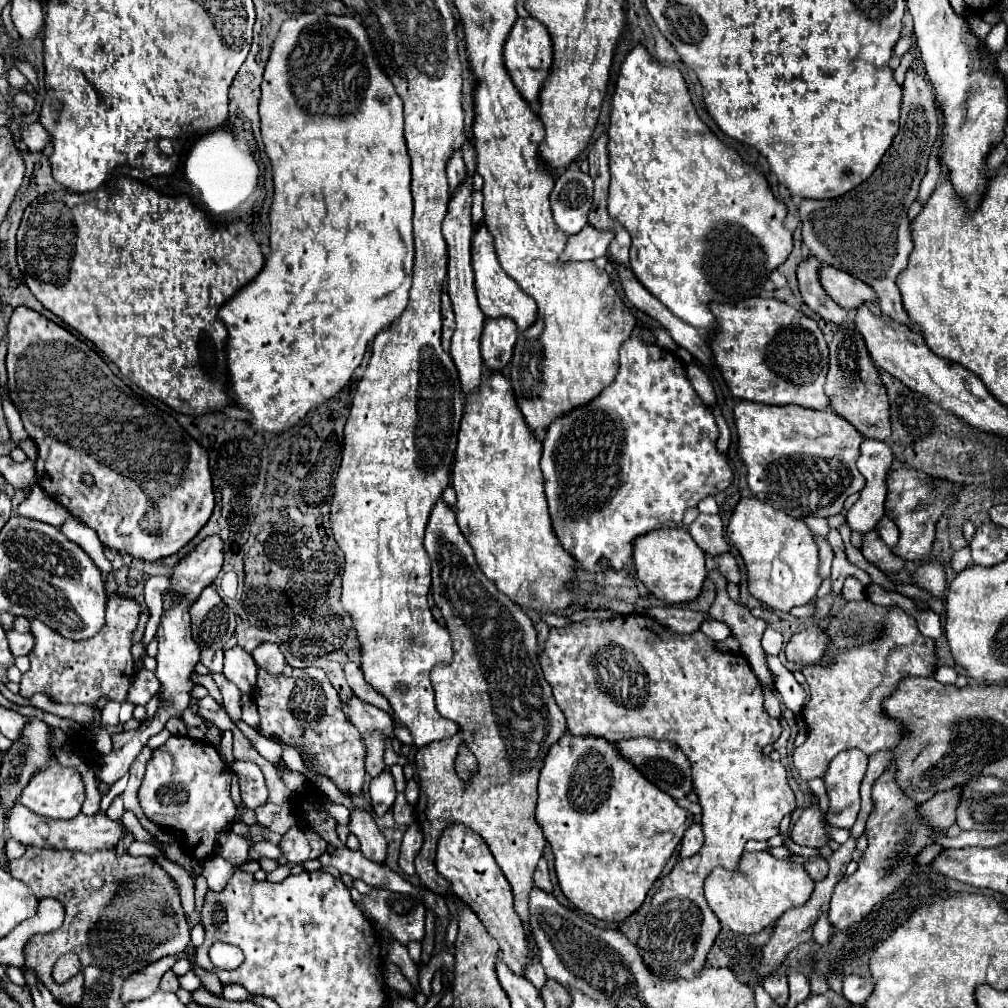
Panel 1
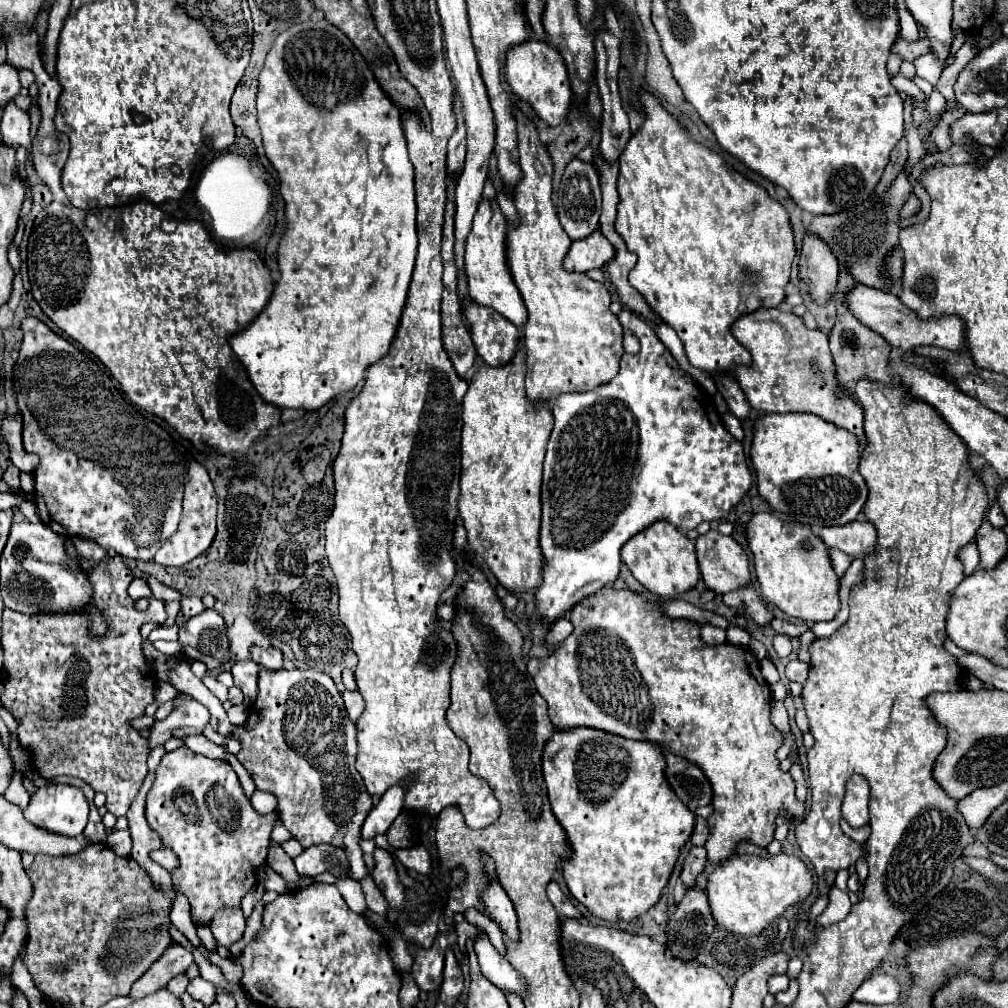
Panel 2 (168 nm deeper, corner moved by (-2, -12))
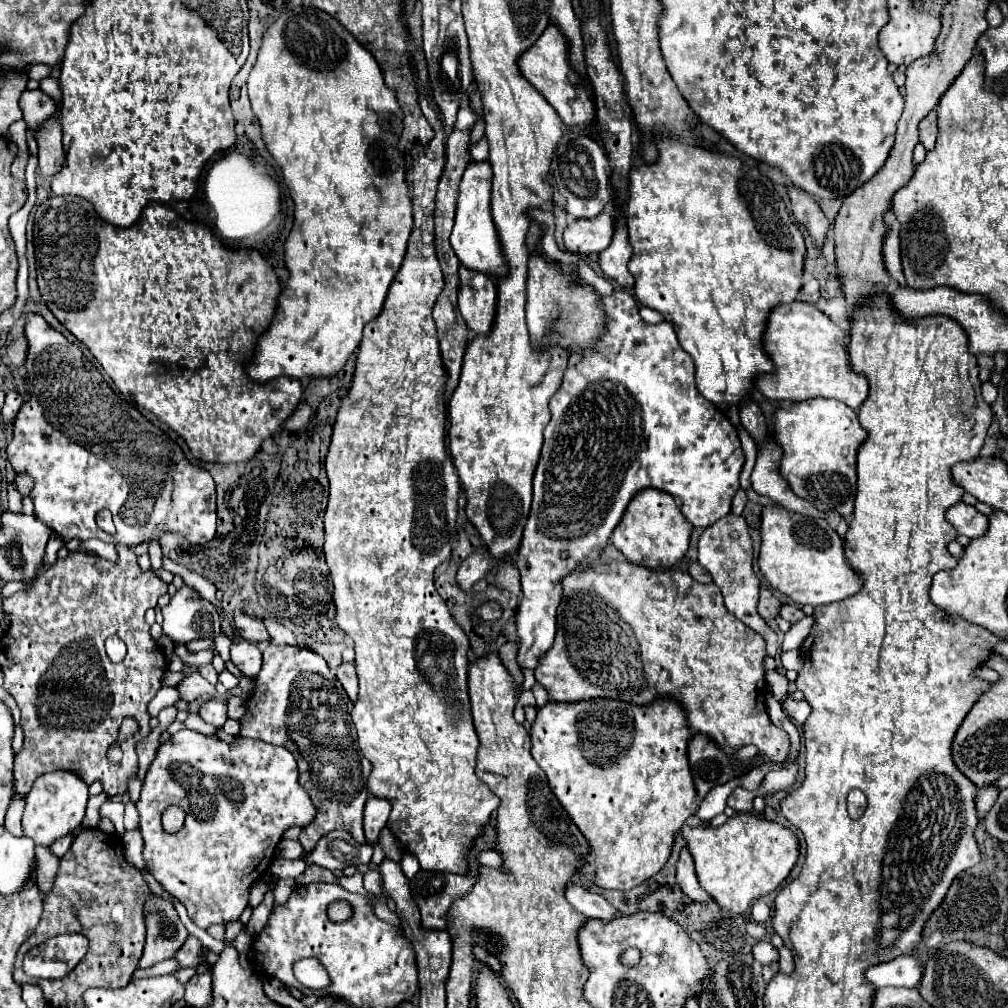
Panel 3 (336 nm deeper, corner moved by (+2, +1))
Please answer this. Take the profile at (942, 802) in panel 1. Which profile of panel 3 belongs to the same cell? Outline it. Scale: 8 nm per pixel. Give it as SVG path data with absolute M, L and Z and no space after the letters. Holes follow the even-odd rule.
M986 785L980 789L980 793L976 795L976 807L980 817L984 817L992 809L992 805L996 803L996 797L998 797L998 789L994 785Z

